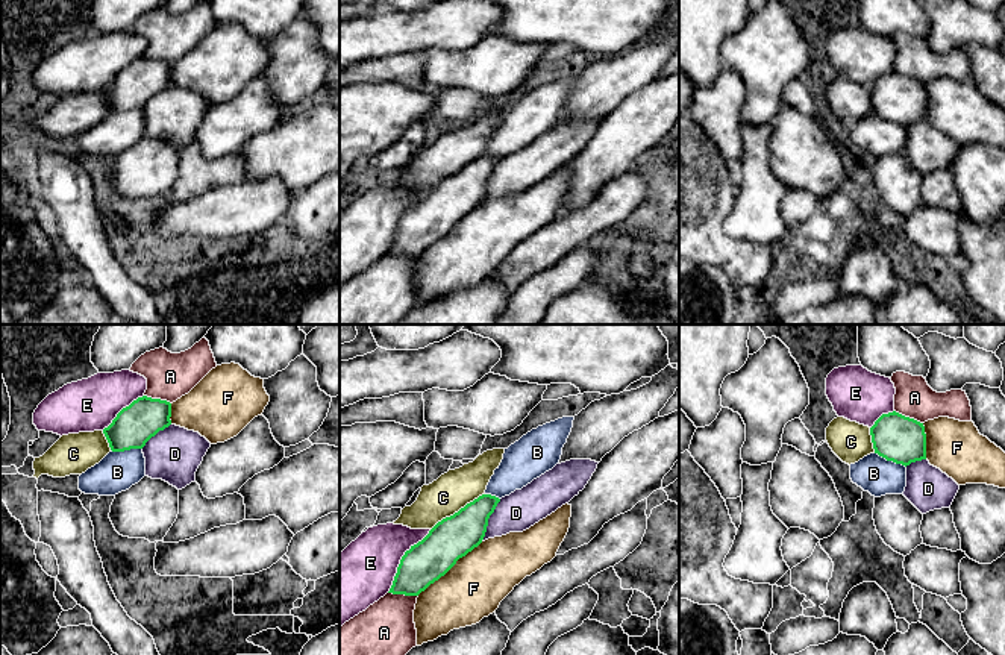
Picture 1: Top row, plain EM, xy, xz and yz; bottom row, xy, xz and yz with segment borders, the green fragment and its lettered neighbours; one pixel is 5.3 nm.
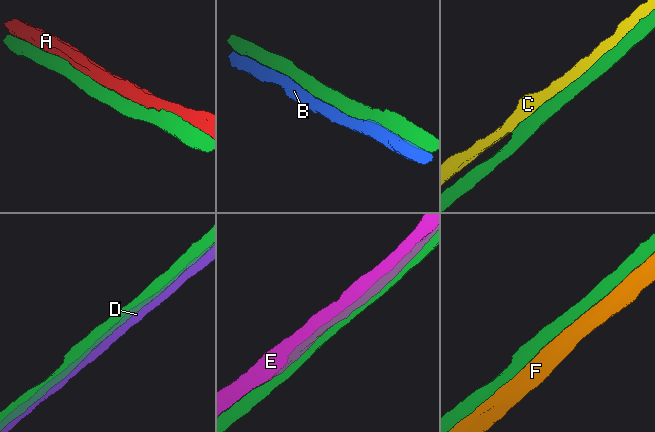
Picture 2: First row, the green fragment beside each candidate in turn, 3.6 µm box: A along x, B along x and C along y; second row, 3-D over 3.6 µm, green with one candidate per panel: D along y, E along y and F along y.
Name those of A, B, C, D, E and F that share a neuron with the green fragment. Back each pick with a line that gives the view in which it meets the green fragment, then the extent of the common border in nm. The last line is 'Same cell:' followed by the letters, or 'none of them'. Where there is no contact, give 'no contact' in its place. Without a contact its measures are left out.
Same cell: none of them

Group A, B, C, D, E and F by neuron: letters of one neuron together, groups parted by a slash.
A / B / C / D / E / F

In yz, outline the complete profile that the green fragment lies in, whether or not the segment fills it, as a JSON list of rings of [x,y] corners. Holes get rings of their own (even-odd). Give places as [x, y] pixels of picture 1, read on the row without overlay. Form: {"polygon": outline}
{"polygon": [[[896,71],[882,74],[870,88],[875,114],[896,124],[910,126],[926,120],[923,83]]]}

